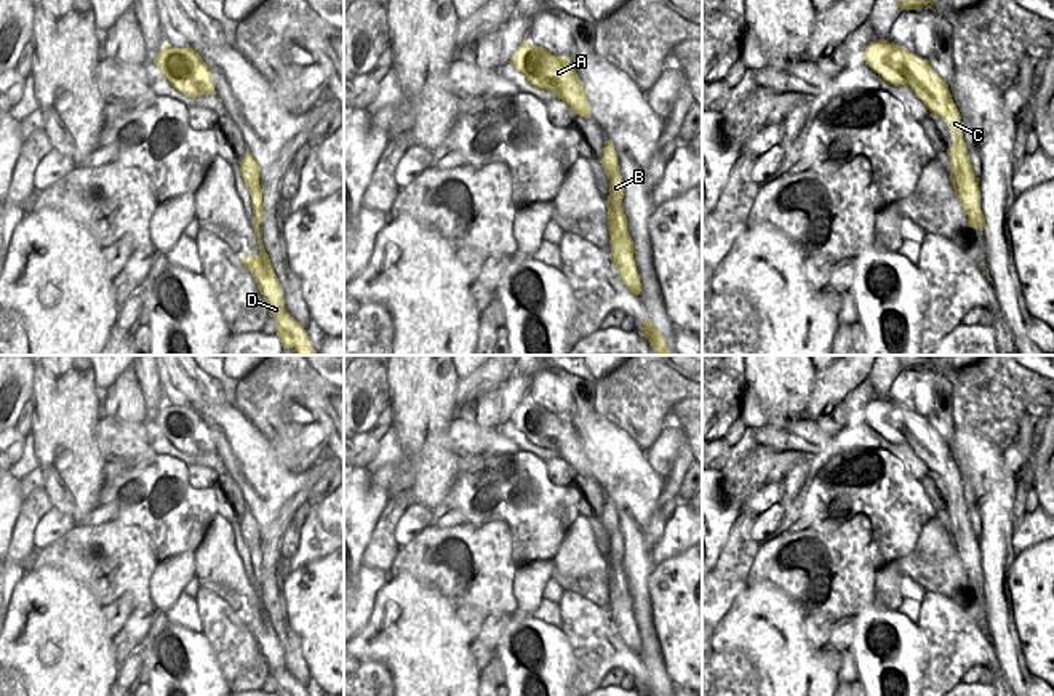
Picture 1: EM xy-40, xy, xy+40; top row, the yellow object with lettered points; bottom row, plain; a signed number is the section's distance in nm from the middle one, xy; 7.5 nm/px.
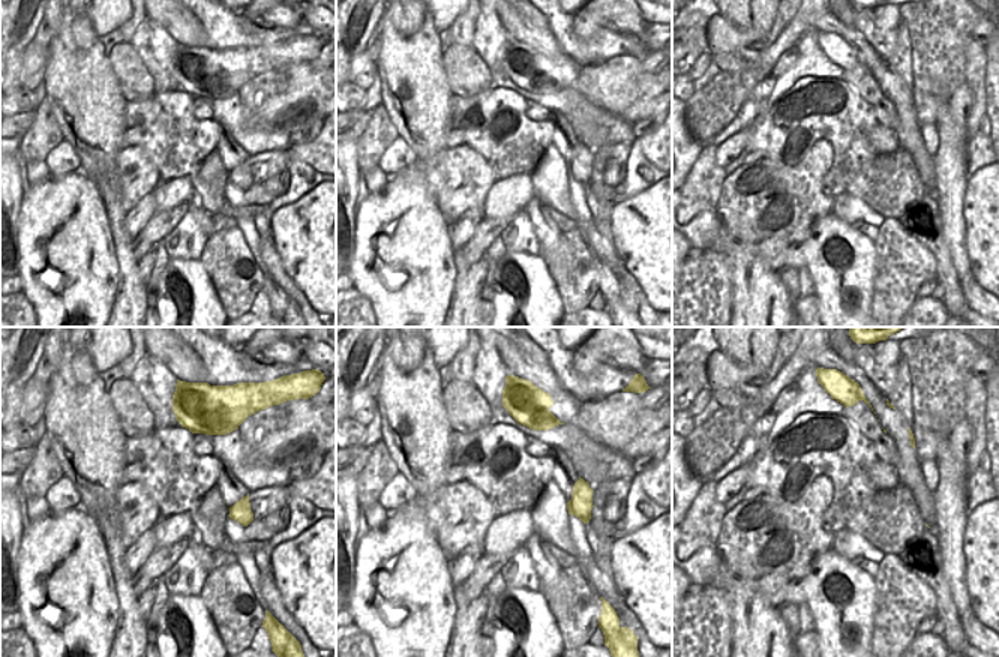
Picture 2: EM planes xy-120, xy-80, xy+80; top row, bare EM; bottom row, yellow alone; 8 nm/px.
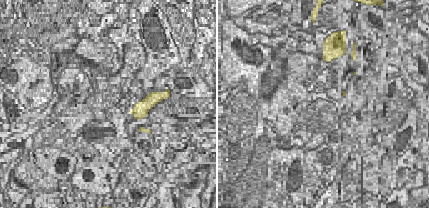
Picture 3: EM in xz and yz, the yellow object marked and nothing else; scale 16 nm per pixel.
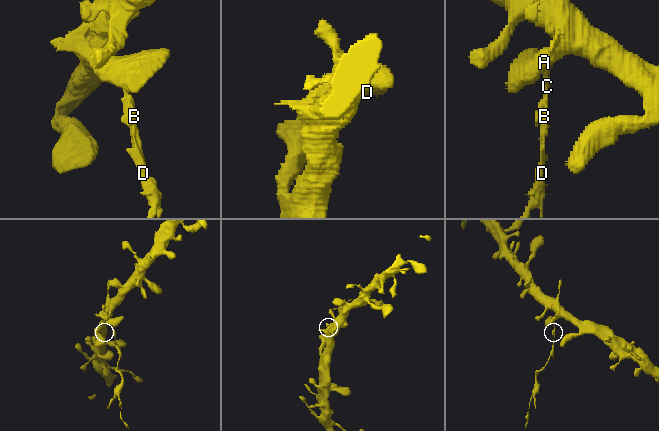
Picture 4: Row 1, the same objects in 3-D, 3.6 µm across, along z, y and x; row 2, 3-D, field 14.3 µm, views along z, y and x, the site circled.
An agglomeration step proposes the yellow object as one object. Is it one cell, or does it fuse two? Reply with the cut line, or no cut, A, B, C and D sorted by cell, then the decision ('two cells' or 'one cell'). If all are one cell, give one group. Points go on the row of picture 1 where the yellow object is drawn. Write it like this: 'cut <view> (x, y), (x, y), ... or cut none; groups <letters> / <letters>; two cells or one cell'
cut xy+40 (954, 103), (954, 108), (944, 119); groups A / B C D; two cells

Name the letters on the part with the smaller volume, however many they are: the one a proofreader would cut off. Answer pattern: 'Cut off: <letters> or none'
Cut off: B, C, D.

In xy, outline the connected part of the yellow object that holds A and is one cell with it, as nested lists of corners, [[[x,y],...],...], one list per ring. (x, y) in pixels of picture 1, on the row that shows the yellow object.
[[[525,40],[509,62],[529,85],[555,93],[576,115],[589,118],[590,104],[568,56],[555,56],[545,48]]]

